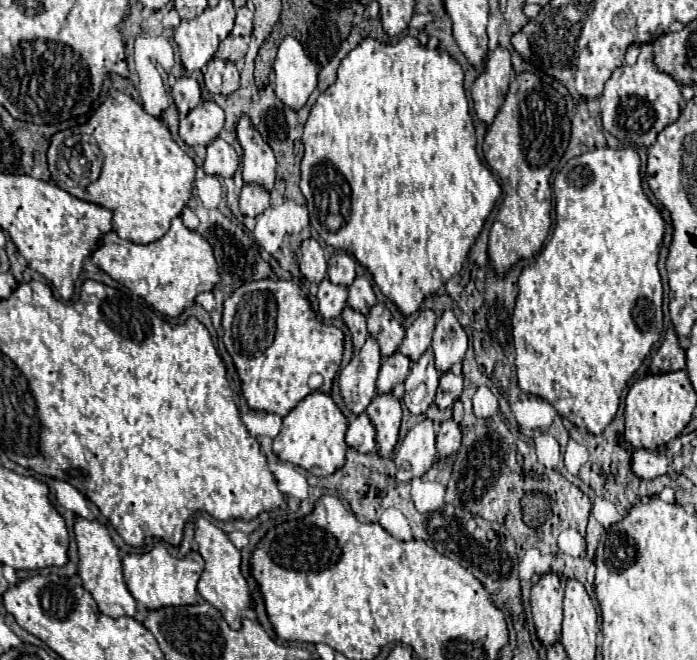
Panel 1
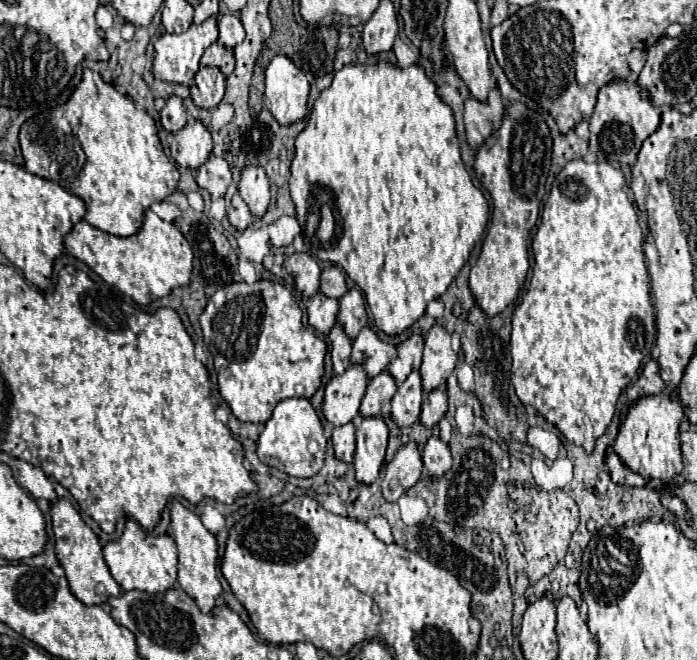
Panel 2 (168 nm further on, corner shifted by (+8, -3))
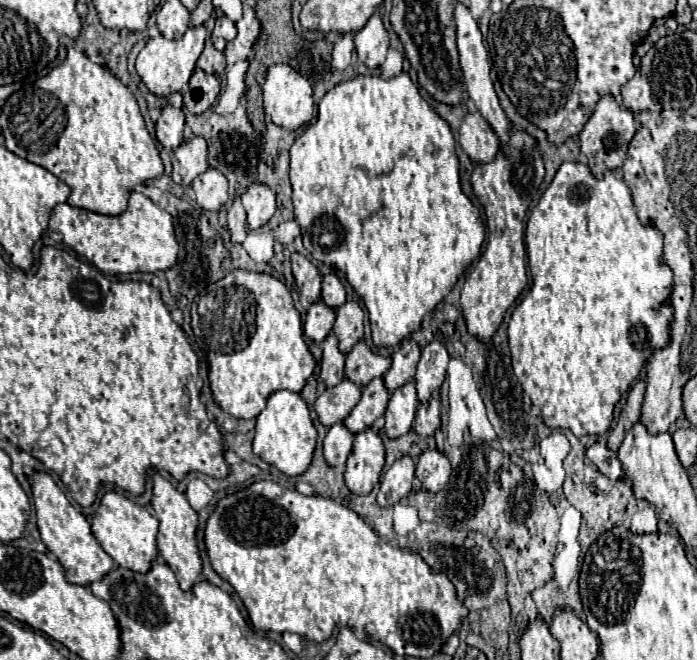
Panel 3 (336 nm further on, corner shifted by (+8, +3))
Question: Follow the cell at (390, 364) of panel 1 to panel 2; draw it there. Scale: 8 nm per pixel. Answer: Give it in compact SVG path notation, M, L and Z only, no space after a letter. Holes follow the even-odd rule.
M380 372L376 378L370 380L366 394L362 398L360 404L360 416L368 418L368 416L380 416L380 406L382 402L392 400L392 396L396 394L396 382L388 372Z

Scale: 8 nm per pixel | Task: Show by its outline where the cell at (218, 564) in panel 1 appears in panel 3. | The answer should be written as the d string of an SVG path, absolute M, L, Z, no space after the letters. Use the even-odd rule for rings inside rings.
M154 476L154 500L152 508L156 512L156 518L160 520L160 532L158 532L158 550L160 556L166 560L166 564L174 570L180 588L184 592L190 592L192 586L200 580L202 576L202 558L198 550L198 514L194 508L188 504L186 496L174 488L174 484L162 476Z

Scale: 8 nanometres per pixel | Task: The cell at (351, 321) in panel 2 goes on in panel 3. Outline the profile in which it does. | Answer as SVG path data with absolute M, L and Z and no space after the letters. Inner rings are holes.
M348 300L336 308L334 334L338 336L344 354L364 336L364 312L356 300Z

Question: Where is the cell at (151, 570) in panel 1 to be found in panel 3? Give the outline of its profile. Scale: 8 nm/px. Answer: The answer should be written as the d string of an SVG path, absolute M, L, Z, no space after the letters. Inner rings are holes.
M108 492L102 502L100 502L100 508L98 508L98 514L92 518L92 534L96 536L96 540L100 542L100 546L104 548L104 552L120 566L120 568L126 568L126 570L132 570L132 572L138 572L138 574L146 574L152 564L156 562L158 558L158 544L156 544L156 538L158 538L158 518L144 506L138 506L134 504L130 498L126 498L124 494L118 494L118 492Z

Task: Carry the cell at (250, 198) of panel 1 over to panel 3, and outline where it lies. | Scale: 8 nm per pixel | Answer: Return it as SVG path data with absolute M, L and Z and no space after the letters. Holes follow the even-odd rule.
M236 196L228 210L228 230L232 234L232 242L242 242L246 238L246 228L246 212L240 202L240 196Z

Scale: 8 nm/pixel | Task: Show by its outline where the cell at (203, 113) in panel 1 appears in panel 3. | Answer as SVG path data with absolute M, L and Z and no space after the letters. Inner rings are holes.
M192 136L190 140L184 140L172 154L172 180L176 184L190 184L198 174L202 174L208 168L208 144L202 136Z

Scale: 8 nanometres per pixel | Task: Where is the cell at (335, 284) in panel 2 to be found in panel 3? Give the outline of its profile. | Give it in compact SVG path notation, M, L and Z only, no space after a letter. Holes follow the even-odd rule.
M330 272L322 278L322 300L328 302L328 306L332 306L332 308L342 306L346 302L344 284L334 272Z

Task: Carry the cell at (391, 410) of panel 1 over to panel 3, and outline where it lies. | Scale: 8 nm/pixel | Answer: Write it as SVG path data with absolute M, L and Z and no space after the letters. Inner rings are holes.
M374 428L356 434L352 454L346 462L344 480L352 494L368 494L384 468L384 444Z

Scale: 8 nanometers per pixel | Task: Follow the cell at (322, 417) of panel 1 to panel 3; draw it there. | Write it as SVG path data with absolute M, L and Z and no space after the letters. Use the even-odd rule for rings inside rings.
M290 390L274 392L268 398L266 408L256 418L256 436L254 436L254 454L264 462L276 466L286 476L302 474L310 462L316 448L316 428L310 418L310 410L300 394Z

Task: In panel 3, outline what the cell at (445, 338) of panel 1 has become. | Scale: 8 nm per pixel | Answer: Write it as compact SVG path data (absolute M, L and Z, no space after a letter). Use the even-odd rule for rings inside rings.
M430 342L422 348L422 358L418 362L418 372L414 378L420 402L426 402L430 394L442 386L446 378L448 360L450 356L442 342Z

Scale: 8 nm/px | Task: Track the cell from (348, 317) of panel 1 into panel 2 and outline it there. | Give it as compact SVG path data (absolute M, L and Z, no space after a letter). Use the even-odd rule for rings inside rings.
M336 324L330 334L328 334L328 340L332 344L332 368L334 368L334 374L344 374L344 370L350 366L350 348L352 348L352 340L344 334L342 326Z

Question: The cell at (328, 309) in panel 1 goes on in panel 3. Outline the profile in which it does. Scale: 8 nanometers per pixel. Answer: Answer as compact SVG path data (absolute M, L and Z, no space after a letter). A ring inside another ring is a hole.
M322 300L312 302L308 308L308 314L306 314L306 322L304 322L306 336L316 342L322 342L328 336L328 332L332 330L334 318L336 318L334 310L330 306L326 306Z

